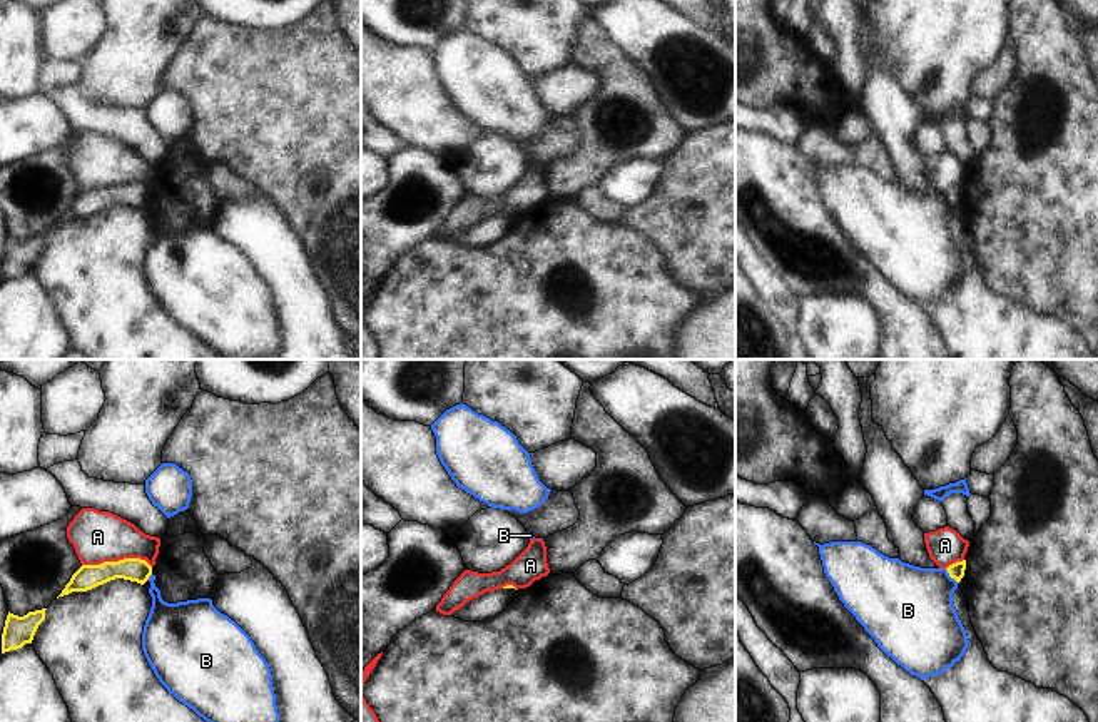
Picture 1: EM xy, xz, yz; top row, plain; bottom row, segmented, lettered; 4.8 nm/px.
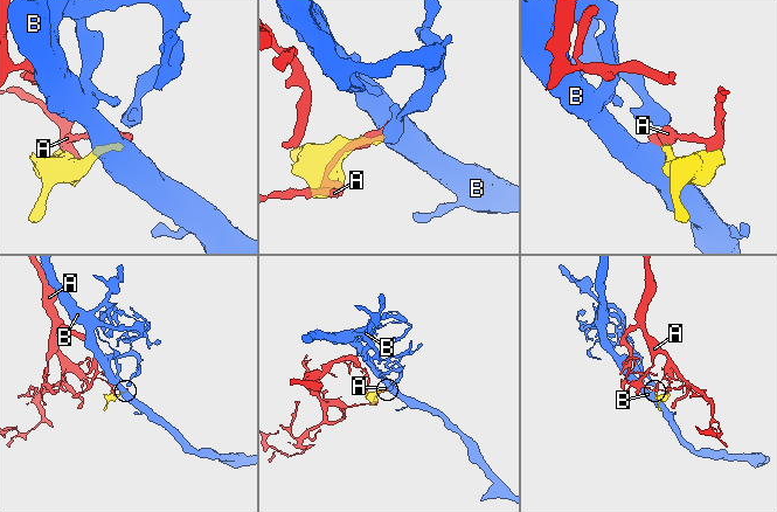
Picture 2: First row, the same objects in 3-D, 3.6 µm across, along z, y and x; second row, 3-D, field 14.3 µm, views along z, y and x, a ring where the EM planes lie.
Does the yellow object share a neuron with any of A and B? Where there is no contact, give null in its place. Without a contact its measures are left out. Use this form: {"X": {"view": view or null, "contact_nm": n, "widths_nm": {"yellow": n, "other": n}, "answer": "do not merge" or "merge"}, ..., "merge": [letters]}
{"A": {"view": "xy", "contact_nm": 340, "widths_nm": {"yellow": 120, "other": 240}, "answer": "do not merge"}, "B": {"view": "yz", "contact_nm": 100, "widths_nm": {"yellow": 80, "other": 400}, "answer": "do not merge"}, "merge": []}

